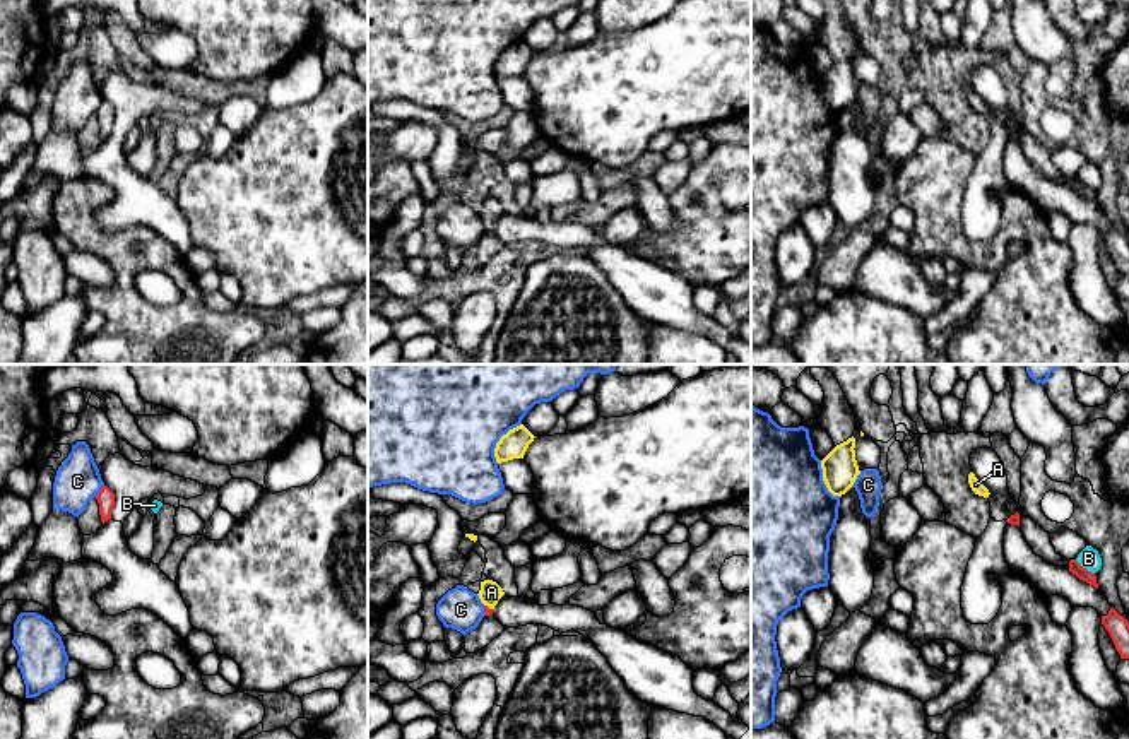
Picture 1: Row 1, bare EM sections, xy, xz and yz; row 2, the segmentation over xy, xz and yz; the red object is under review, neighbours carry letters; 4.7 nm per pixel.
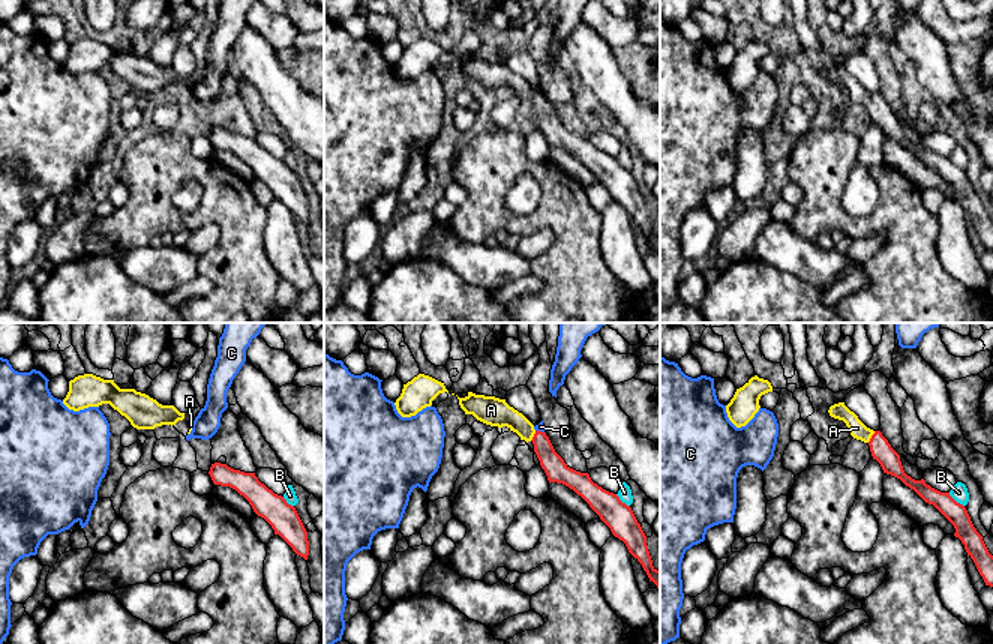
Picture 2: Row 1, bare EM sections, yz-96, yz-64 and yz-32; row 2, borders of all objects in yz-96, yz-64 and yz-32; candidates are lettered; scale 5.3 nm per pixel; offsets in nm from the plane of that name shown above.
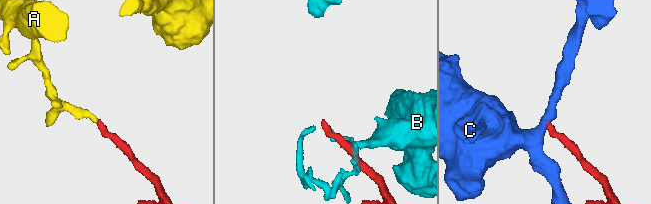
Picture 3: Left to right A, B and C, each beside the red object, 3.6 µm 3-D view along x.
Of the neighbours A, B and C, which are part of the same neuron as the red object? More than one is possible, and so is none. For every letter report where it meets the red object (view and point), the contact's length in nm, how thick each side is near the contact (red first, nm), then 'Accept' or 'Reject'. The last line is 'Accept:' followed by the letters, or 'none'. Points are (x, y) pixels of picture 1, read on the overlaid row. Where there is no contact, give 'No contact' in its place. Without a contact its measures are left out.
A: Touches red at xz (486, 606). Shared border 50 nm. Thickness 40 nm (red) against 100 nm. Accept
B: Touches red at yz (1085, 568). Shared border 120 nm. Thickness 60 nm (red) against 100 nm. Reject
C: Touches red at xy (100, 491). Shared border 80 nm. Thickness 80 nm (red) against 220 nm. Reject
Accept: A

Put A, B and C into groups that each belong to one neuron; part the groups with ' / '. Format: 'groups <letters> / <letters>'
groups A / B / C

